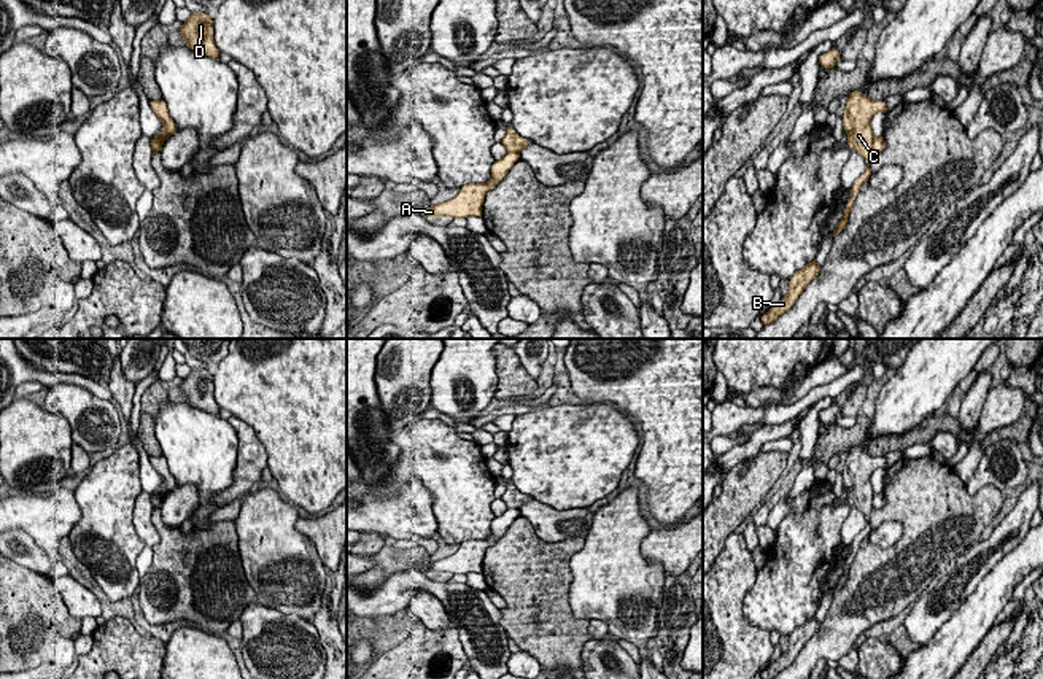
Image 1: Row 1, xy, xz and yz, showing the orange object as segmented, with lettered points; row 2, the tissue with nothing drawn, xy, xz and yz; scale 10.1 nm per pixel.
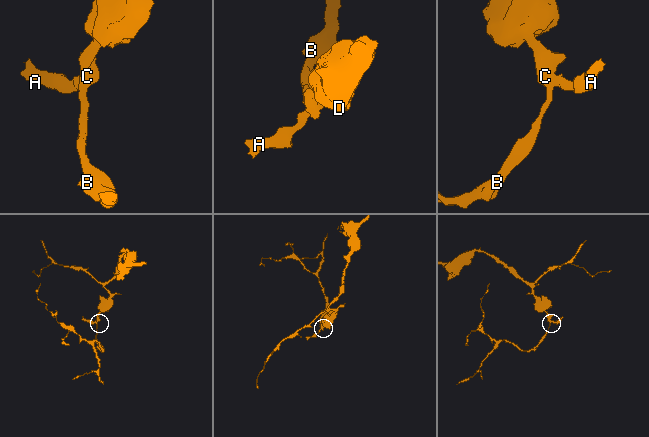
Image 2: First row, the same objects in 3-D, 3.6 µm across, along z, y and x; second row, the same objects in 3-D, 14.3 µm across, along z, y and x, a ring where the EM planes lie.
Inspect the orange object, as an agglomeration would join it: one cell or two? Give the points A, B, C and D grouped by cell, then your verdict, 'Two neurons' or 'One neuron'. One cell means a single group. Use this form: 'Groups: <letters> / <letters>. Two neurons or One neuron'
Groups: A / B C D. Two neurons

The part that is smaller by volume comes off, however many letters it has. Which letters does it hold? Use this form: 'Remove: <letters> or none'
Remove: A

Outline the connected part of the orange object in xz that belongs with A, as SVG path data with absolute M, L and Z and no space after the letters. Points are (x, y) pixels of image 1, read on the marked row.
M507 153L501 161L493 162L491 180L488 183L467 183L461 186L459 192L453 199L426 207L423 216L452 216L453 219L482 216L485 194L493 189L501 180L504 180L517 161L520 161L518 153Z

